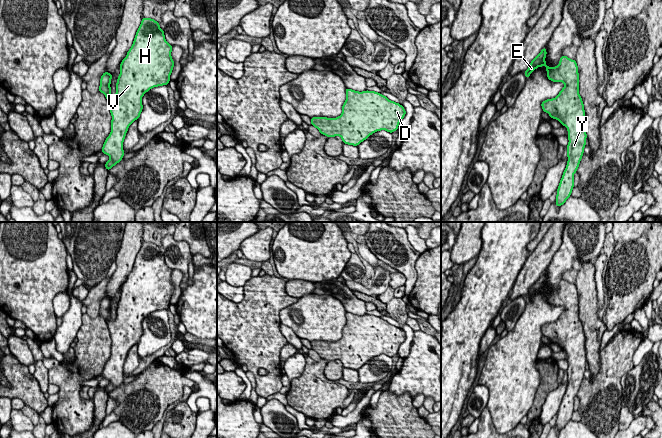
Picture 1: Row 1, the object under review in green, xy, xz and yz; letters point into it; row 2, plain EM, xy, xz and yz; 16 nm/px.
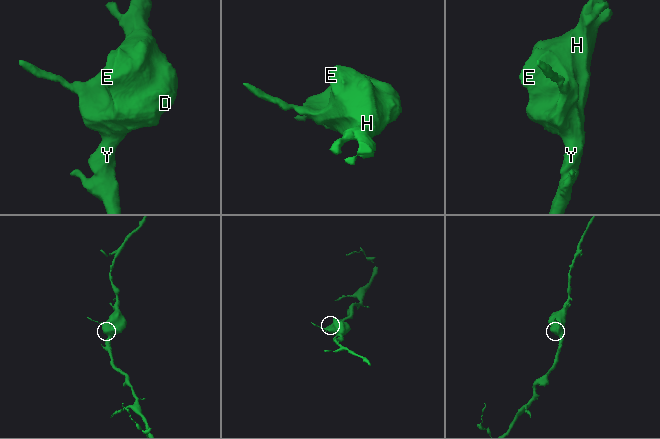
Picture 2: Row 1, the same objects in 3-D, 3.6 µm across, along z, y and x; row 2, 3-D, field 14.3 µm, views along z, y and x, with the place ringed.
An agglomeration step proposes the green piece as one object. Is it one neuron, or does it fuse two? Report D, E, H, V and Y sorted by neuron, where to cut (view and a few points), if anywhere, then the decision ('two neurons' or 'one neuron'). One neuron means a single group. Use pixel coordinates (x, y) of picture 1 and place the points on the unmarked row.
groups D E H V Y; cut none; one neuron

